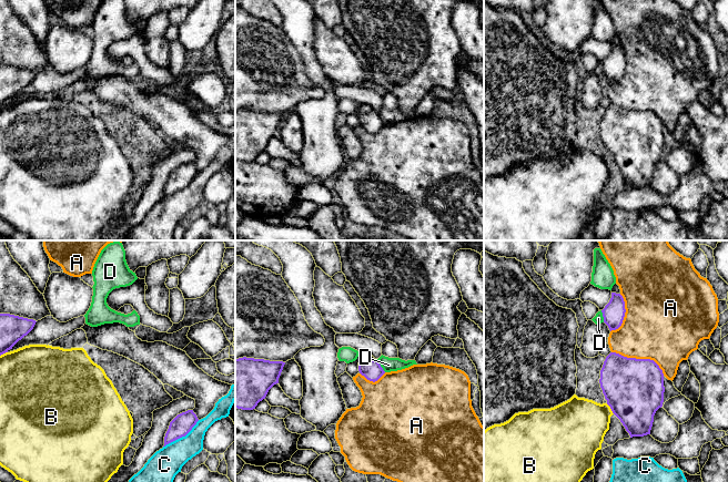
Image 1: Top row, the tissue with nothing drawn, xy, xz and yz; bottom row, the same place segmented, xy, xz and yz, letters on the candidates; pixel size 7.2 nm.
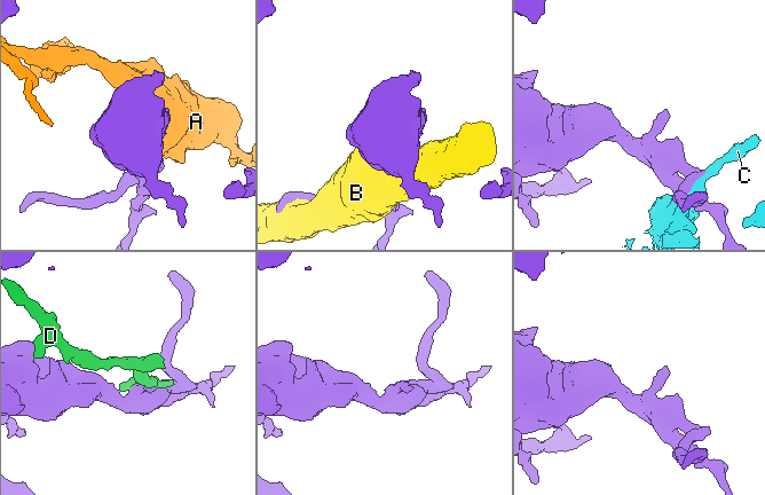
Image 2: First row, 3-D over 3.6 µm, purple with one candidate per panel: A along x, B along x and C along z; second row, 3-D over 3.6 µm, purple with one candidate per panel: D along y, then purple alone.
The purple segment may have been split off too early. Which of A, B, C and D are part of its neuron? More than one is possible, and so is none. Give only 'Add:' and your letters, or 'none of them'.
Add: none of them

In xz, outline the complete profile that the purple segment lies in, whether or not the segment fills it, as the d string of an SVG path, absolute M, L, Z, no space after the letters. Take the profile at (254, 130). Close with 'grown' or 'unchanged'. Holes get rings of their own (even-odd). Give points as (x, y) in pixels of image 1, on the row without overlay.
M254 110L235 111L235 160L253 162L276 135L285 114Z; unchanged

